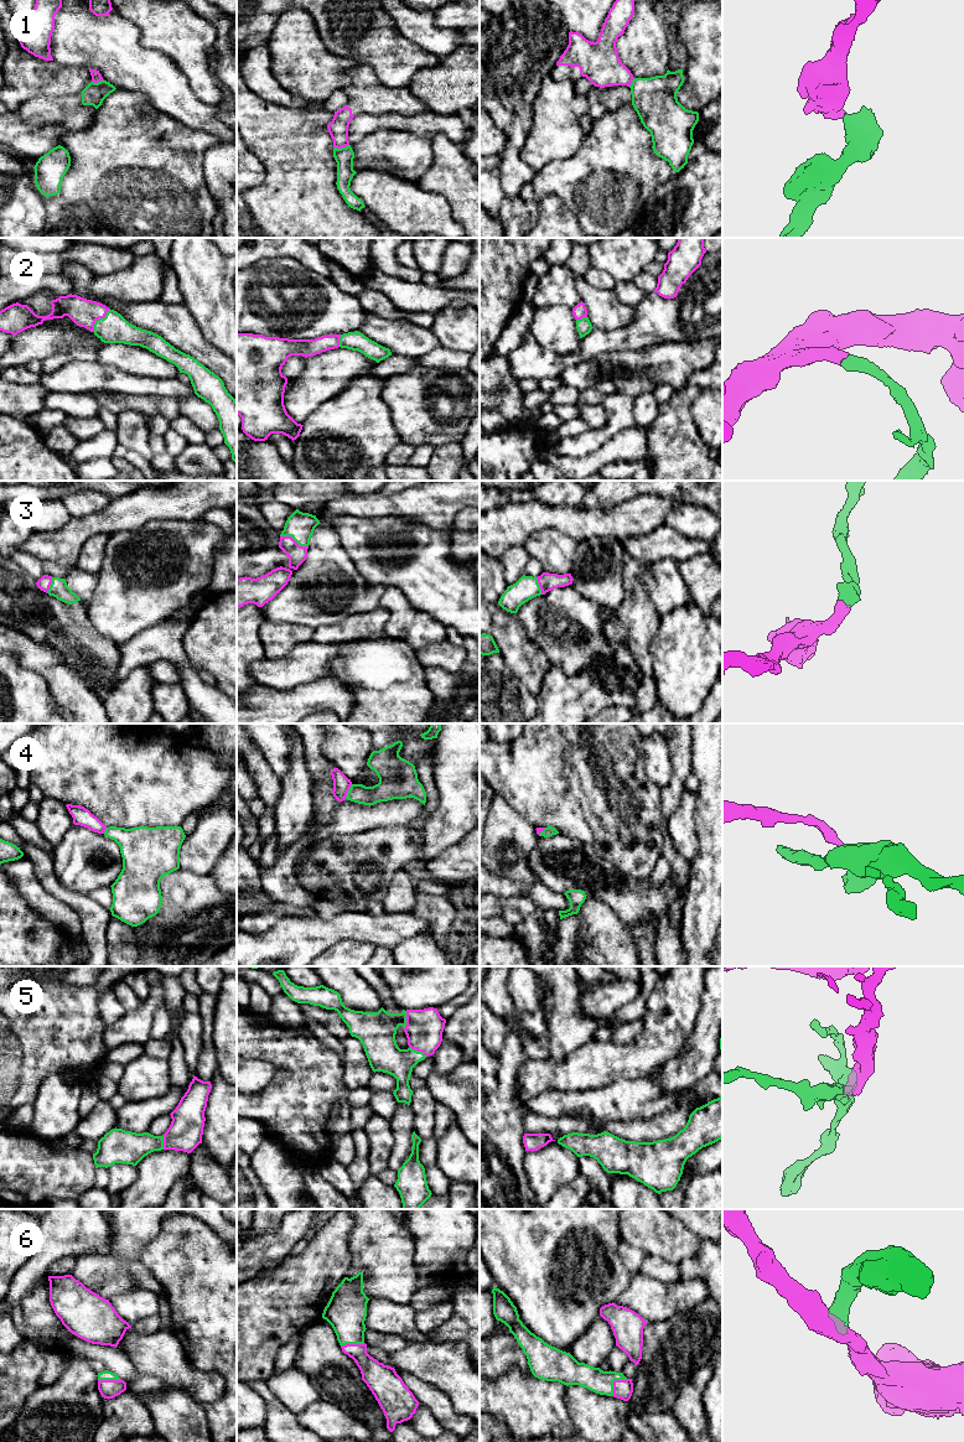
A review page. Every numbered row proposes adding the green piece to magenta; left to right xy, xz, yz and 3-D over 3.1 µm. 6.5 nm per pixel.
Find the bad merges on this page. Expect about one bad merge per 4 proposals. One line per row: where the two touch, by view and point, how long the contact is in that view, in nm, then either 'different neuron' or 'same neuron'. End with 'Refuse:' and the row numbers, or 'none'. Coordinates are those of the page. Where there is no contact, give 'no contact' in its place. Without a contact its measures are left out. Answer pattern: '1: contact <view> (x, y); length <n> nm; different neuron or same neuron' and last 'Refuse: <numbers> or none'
1: contact xz (341, 146); length 110 nm; different neuron
2: contact xy (98, 318); length 190 nm; same neuron
3: contact xz (293, 539); length 200 nm; same neuron
4: contact xz (347, 792); length 110 nm; different neuron
5: contact xz (407, 1020); length 120 nm; same neuron
6: contact yz (613, 1381); length 150 nm; same neuron
Refuse: 1, 4

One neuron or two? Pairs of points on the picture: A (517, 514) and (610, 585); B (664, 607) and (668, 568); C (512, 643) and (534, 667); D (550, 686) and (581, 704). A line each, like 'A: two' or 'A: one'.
A: two
B: one
C: one
D: one

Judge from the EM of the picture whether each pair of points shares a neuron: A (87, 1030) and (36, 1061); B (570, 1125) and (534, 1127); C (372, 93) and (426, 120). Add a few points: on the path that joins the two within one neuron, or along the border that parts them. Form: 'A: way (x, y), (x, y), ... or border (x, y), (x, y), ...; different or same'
A: way (74, 1030), (67, 1030), (48, 1048); same
B: way (561, 1125), (543, 1125); same
C: border (428, 109), (408, 115), (397, 113), (384, 114); different

